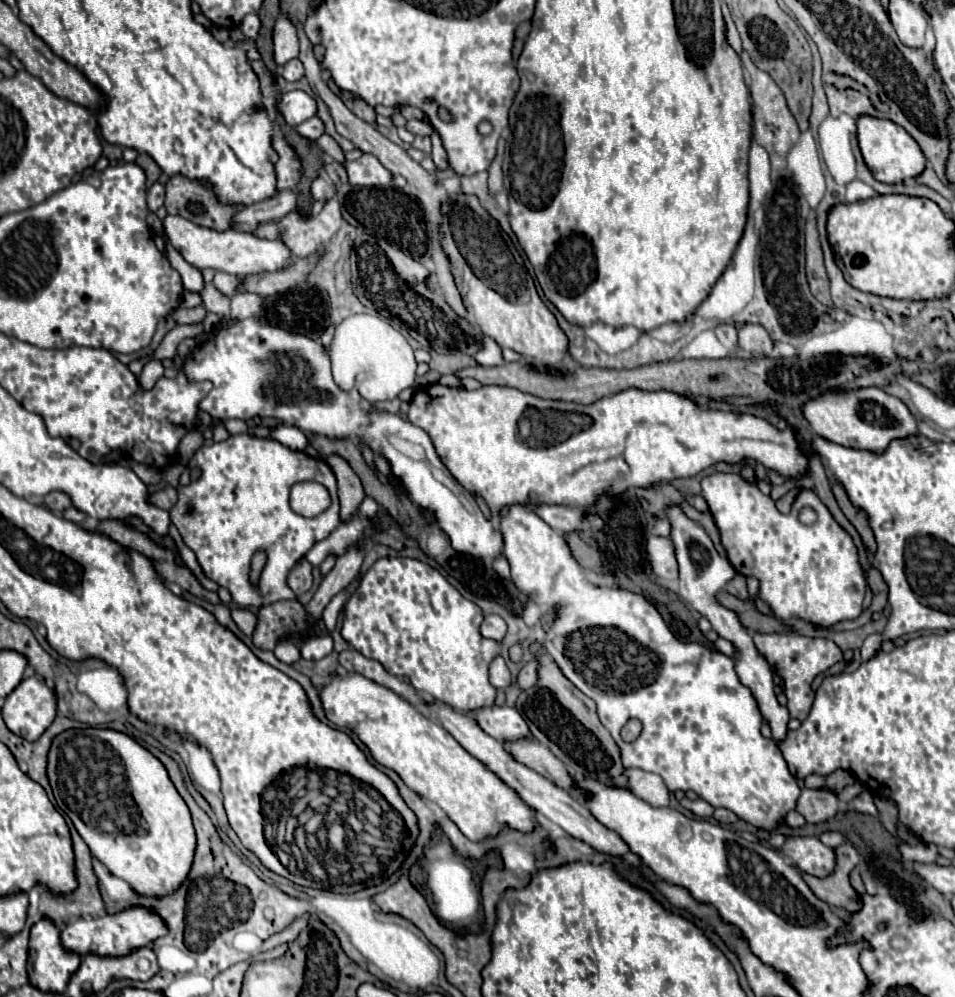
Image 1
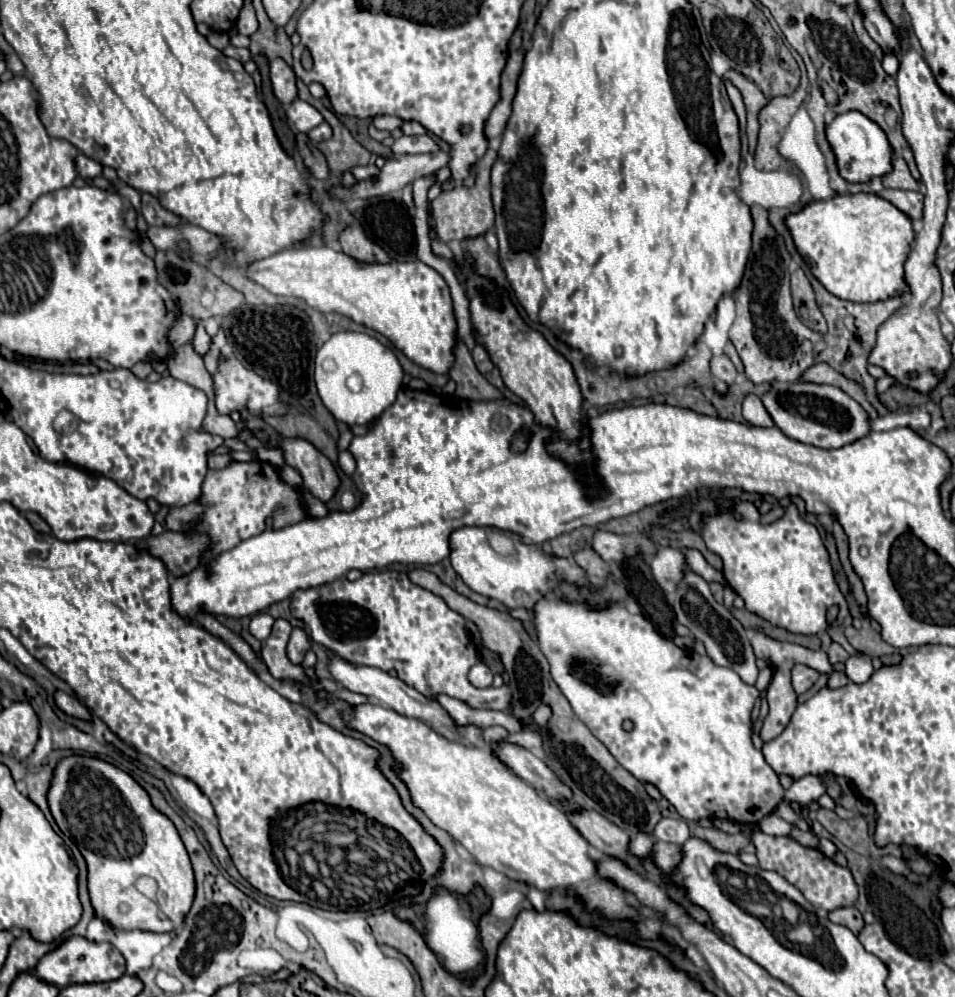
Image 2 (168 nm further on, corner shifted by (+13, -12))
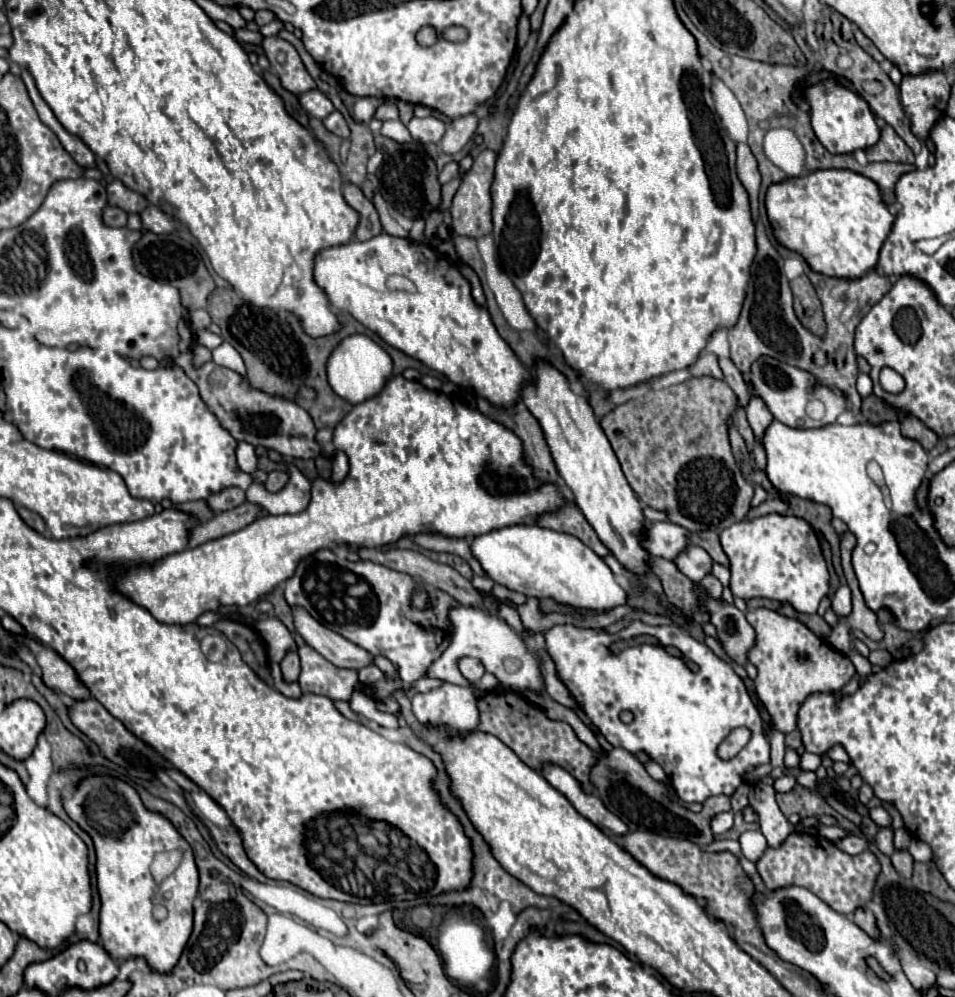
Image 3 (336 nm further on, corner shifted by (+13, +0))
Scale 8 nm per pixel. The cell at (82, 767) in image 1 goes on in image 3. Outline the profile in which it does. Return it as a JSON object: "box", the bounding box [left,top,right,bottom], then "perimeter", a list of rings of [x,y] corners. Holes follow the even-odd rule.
{"box":[64,776,198,974],"perimeter":[[[92,776],[82,780],[78,790],[72,794],[72,800],[64,800],[64,808],[68,816],[92,836],[96,846],[96,874],[102,900],[102,948],[114,960],[142,958],[154,972],[170,974],[186,948],[194,922],[192,902],[198,892],[198,870],[188,842],[162,814],[146,810],[130,784],[116,778]],[[170,850],[184,850],[184,856],[178,870],[166,882],[162,882],[156,892],[150,864],[154,854]],[[154,902],[166,908],[164,922],[154,918]]]}

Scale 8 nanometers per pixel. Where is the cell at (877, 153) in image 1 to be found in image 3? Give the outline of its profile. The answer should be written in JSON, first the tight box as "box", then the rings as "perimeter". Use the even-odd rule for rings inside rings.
{"box":[804,80,880,154],"perimeter":[[[828,80],[824,88],[818,88],[818,84],[808,86],[804,90],[804,98],[810,104],[810,118],[812,118],[814,134],[832,154],[850,154],[858,148],[866,150],[878,142],[880,130],[876,126],[874,114],[868,102],[862,100],[856,92],[836,84],[834,80]]]}

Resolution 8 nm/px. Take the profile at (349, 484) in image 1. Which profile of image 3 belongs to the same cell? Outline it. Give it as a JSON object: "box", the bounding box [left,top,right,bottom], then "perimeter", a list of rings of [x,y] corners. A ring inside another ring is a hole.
{"box":[176,352,316,458],"perimeter":[[[190,352],[180,354],[180,358],[176,358],[176,364],[198,386],[200,398],[206,402],[206,408],[218,418],[220,426],[228,430],[234,440],[276,450],[286,458],[310,458],[308,446],[314,444],[316,428],[310,414],[294,400],[288,400],[284,396],[272,396],[262,390],[254,390],[242,374],[218,366],[214,362],[206,362],[200,368],[196,368],[192,366]]]}

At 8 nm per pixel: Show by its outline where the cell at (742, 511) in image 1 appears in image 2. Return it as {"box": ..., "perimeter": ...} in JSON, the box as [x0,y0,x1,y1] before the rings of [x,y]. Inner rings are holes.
{"box":[700,502,848,636],"perimeter":[[[736,502],[730,508],[720,506],[720,512],[716,516],[702,514],[700,534],[702,534],[708,550],[722,558],[722,562],[724,562],[722,574],[724,574],[726,582],[738,592],[738,596],[744,598],[746,610],[768,620],[772,626],[784,628],[792,634],[816,636],[816,634],[828,630],[826,610],[830,606],[840,608],[840,624],[848,616],[848,604],[846,604],[846,600],[838,588],[838,582],[834,578],[828,550],[816,530],[816,526],[800,518],[798,508],[794,503],[785,508],[784,516],[780,520],[776,520],[772,526],[760,524],[760,514],[752,502]],[[738,512],[740,512],[742,520],[736,520],[734,514],[738,514]]]}

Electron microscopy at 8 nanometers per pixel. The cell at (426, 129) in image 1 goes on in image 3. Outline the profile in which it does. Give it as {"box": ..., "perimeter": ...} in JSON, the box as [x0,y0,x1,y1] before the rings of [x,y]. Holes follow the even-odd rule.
{"box":[408,116,446,144],"perimeter":[[[428,116],[428,118],[412,118],[408,122],[408,130],[410,130],[414,140],[420,140],[424,144],[428,144],[428,142],[440,144],[446,126],[444,126],[442,120],[434,118],[434,116]]]}

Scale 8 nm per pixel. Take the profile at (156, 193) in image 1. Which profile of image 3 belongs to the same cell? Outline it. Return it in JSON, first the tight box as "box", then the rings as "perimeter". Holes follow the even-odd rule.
{"box":[102,206,128,228],"perimeter":[[[106,206],[102,210],[102,220],[106,226],[112,226],[112,228],[124,228],[126,226],[126,220],[128,220],[128,214],[122,210],[122,208],[114,208],[114,206]]]}

